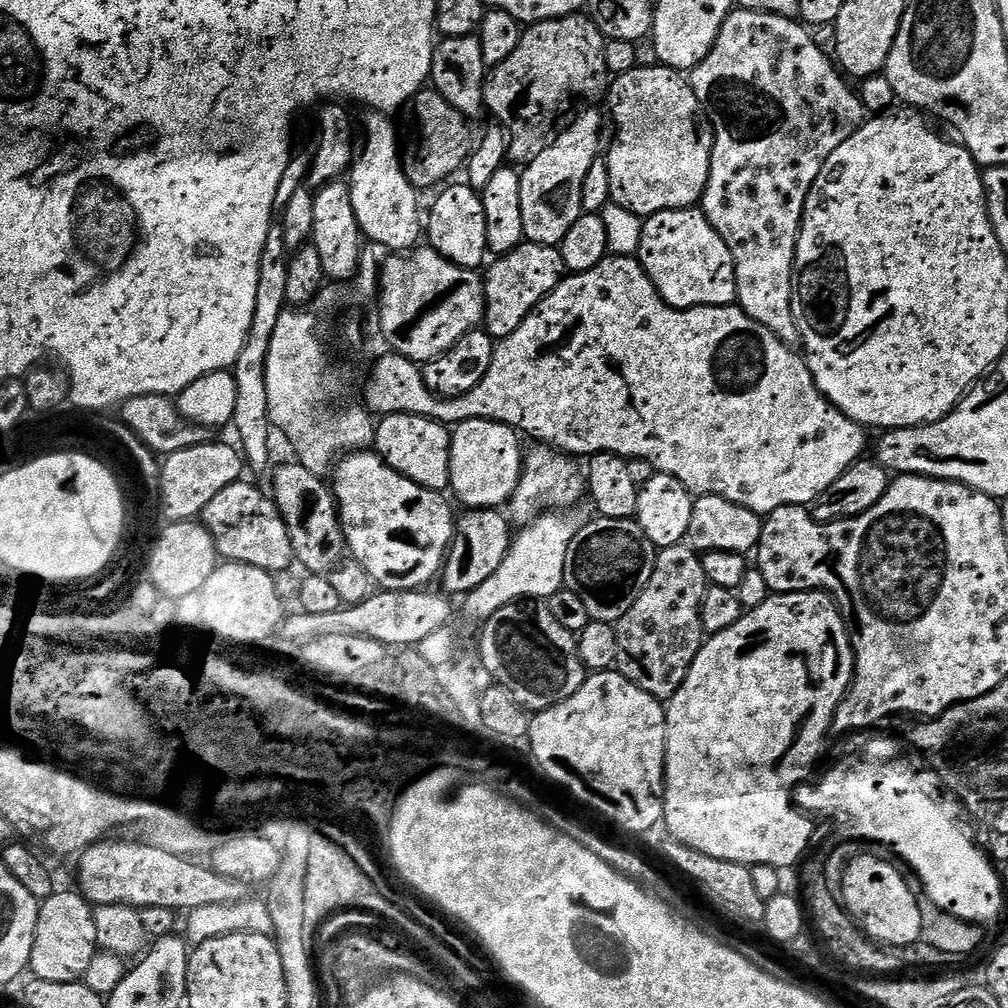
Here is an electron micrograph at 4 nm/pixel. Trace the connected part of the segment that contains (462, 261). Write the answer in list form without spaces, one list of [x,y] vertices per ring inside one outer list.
[[[467,182],[456,183],[449,183],[443,189],[445,192],[433,202],[432,209],[429,212],[427,209],[426,240],[428,238],[430,247],[450,262],[463,268],[479,269],[485,263],[484,256],[489,255],[484,202],[481,193]]]

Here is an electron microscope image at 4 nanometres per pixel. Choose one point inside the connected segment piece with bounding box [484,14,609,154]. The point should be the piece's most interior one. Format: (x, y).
(562, 57)

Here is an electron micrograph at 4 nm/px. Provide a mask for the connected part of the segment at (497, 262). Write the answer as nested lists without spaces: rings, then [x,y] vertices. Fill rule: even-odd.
[[[522,243],[513,252],[493,259],[484,277],[483,327],[497,341],[505,340],[559,286],[566,275],[559,247],[551,244]]]

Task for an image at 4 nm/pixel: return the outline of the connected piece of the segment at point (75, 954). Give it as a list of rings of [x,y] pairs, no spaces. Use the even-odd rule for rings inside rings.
[[[53,891],[49,900],[40,904],[38,922],[34,930],[34,946],[30,972],[35,979],[53,984],[75,984],[83,981],[90,962],[98,951],[96,943],[96,914],[93,905],[89,904],[79,891]]]

